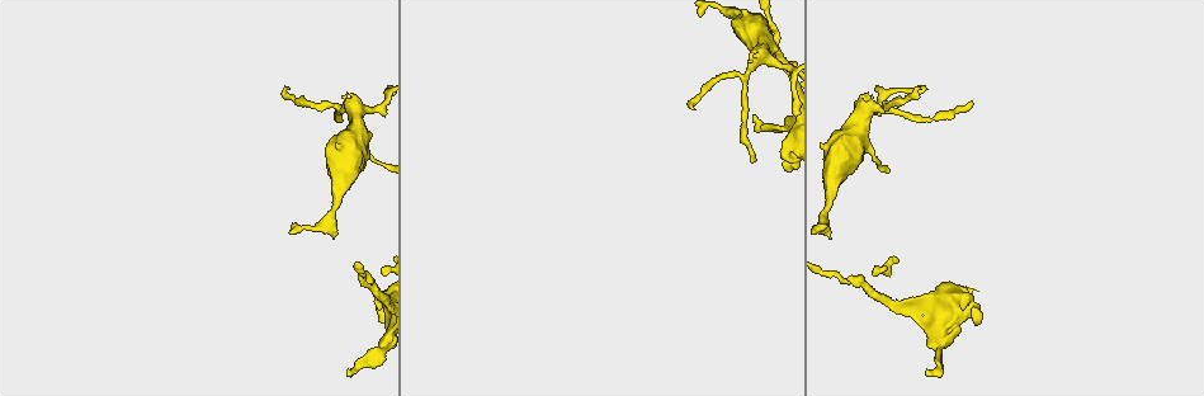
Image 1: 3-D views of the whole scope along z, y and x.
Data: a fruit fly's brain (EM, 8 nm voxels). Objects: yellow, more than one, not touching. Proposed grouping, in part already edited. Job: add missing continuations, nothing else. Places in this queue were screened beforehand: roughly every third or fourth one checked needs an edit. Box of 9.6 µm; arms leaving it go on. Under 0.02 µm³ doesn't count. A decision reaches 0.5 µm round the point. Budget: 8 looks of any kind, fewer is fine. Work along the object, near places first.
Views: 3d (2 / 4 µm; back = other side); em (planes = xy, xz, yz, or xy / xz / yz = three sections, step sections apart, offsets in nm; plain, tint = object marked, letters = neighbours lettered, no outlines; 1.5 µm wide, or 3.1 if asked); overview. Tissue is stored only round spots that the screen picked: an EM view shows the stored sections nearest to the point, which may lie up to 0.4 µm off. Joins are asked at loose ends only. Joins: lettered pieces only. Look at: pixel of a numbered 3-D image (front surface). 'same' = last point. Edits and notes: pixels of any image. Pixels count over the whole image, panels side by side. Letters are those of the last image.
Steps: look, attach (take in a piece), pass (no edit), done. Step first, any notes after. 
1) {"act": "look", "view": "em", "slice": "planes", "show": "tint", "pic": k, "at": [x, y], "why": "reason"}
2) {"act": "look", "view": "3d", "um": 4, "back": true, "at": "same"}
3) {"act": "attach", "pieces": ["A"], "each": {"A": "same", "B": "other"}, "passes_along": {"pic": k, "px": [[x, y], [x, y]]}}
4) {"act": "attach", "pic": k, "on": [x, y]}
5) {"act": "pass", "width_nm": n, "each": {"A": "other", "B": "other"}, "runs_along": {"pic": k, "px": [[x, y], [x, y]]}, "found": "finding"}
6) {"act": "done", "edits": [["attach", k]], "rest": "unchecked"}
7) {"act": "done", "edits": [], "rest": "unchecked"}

{"act": "look", "view": "3d", "um": 2, "pic": 1, "at": [753, 114], "why": "branch stops here"}

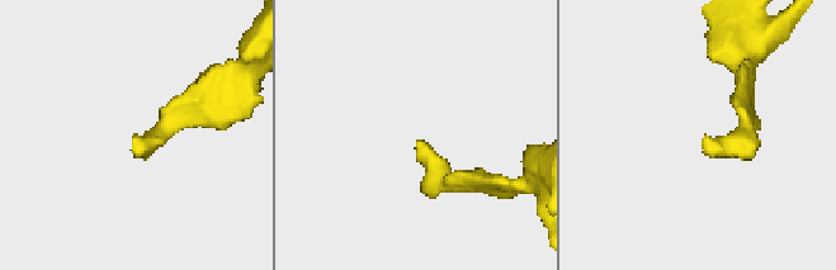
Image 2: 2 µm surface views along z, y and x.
{"act": "look", "view": "em", "slice": "planes", "show": "letters", "pic": 2, "at": [706, 153], "why": "shape alone is not enough"}

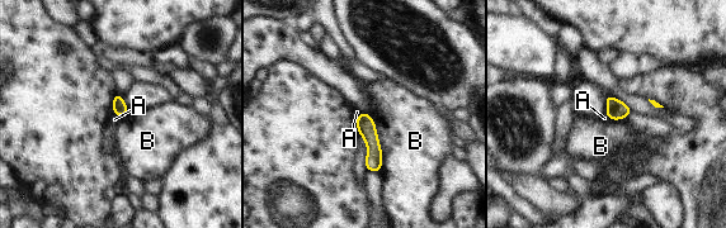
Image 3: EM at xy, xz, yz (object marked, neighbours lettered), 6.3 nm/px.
{"act": "pass", "longest_contact_nm": ["B", 380], "each": {"A": "other", "B": "other"}, "found": "none of them fits"}

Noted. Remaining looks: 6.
{"act": "look", "view": "3d", "um": 2, "pic": 1, "at": [295, 227], "why": "tapers out"}

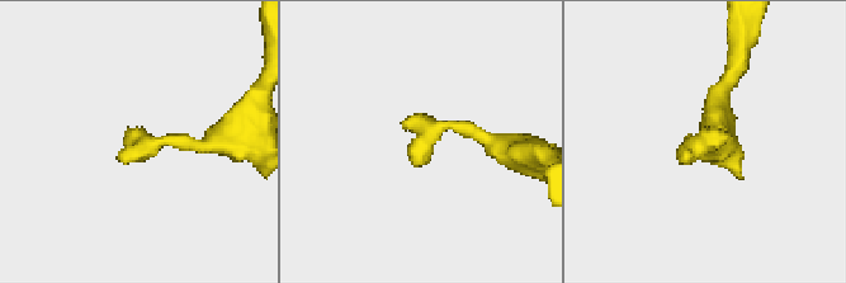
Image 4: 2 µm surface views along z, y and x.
{"act": "look", "view": "em", "slice": "xz", "step": 4, "show": "letters", "pic": 4, "at": [130, 134], "why": "need the tissue"}

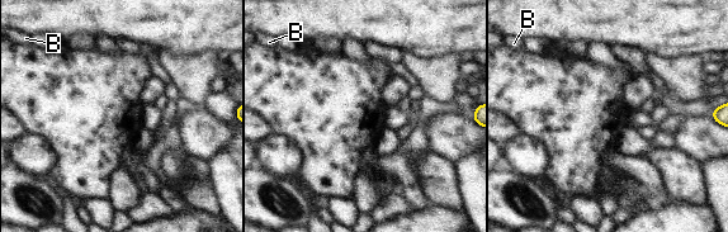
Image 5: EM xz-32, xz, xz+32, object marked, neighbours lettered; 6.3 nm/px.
{"act": "look", "view": "em", "slice": "planes", "show": "letters", "at": "same"}

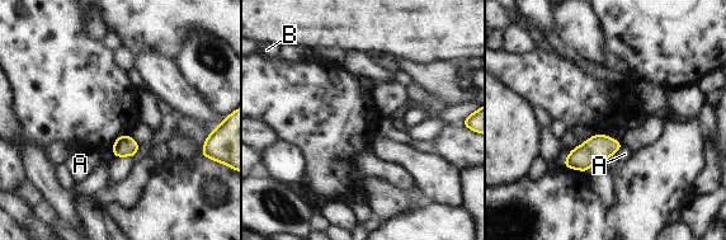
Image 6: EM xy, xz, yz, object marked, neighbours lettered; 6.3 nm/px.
{"act": "pass", "each": {"A": "other", "B": "other"}, "border": {"pic": 6, "px": [[622, 145], [616, 153]]}, "found": "none of them fits"}

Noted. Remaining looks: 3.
{"act": "look", "view": "em", "slice": "yz", "step": 8, "show": "letters", "pic": 1, "at": [918, 89], "why": "thin end"}

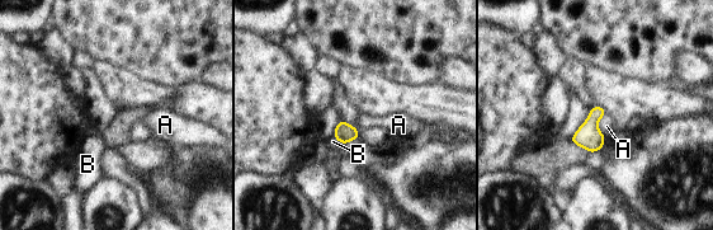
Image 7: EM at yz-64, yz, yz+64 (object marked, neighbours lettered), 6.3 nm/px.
{"act": "look", "view": "em", "slice": "planes", "show": "letters", "at": "same", "why": "another direction"}

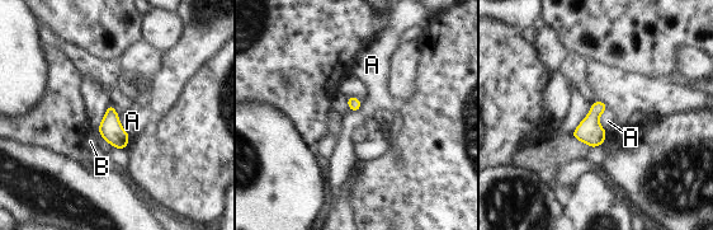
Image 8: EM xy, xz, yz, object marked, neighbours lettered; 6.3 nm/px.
{"act": "pass", "each": {"A": "other", "B": "other"}, "found": "no lettered piece goes on from it"}

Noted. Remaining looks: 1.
{"act": "done", "edits": [], "rest": "unchecked"}

